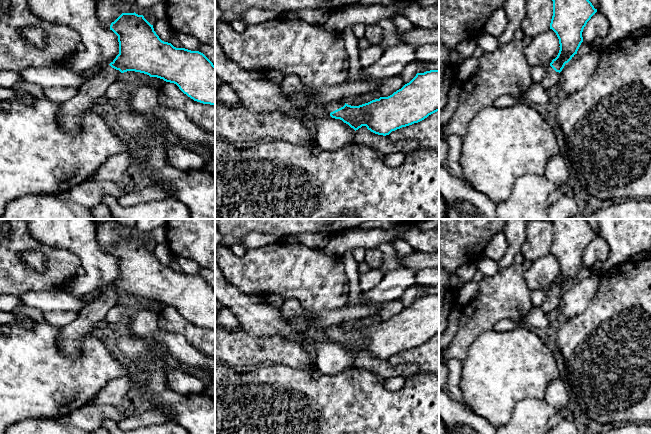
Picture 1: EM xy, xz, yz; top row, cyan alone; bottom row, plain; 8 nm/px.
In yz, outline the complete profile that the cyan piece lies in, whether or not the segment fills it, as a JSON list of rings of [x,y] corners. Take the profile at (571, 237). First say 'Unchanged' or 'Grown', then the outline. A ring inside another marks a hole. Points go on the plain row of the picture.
Grown. [[[553,219],[553,240],[550,247],[560,268],[555,283],[546,291],[541,305],[545,314],[558,311],[560,296],[575,278],[583,266],[582,256],[587,246],[597,236],[587,219]]]

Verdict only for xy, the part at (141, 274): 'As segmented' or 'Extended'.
Extended

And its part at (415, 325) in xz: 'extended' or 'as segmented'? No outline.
extended

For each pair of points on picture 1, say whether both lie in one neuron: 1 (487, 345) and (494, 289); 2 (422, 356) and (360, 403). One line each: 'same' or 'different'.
1: different
2: different

